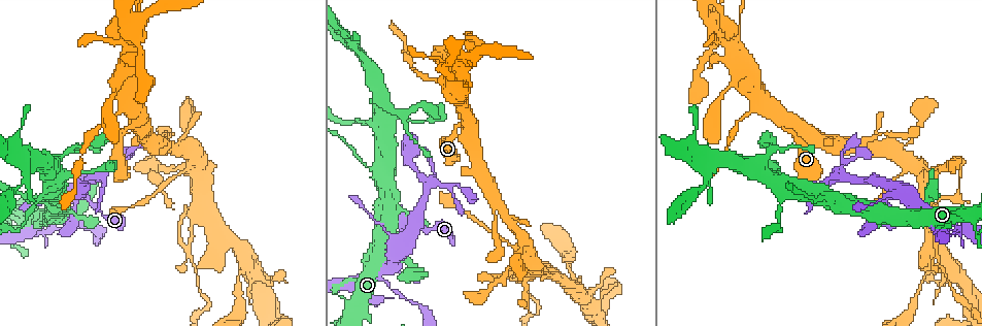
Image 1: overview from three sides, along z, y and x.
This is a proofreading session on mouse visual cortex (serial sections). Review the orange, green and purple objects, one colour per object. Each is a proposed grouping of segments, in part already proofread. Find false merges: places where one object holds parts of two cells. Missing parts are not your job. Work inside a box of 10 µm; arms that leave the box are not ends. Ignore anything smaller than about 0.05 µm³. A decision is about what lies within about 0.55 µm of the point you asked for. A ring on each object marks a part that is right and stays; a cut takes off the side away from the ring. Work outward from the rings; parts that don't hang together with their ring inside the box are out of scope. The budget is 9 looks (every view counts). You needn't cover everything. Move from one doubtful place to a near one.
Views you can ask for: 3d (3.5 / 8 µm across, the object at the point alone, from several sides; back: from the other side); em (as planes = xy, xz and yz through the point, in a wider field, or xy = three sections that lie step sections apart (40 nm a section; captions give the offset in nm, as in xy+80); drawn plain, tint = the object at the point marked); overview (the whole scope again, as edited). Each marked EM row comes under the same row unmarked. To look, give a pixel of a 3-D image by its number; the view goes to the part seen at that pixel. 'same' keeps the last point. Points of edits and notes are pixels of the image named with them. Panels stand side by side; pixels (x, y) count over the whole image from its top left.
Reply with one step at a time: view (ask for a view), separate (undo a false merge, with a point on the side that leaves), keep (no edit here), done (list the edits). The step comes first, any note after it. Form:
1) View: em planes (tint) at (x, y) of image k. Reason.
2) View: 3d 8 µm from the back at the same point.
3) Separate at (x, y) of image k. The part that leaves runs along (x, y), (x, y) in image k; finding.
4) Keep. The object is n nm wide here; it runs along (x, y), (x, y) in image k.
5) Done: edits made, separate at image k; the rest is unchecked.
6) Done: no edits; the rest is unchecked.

View: 3d 3.5 µm at (891, 190) of image 1. Thin neck.

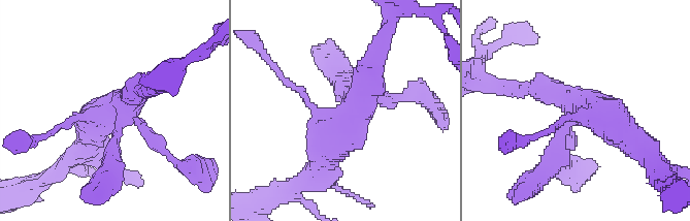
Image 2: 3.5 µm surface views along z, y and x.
Keep. It runs along (405, 95), (358, 107), (324, 156) in image 2; one cell here.

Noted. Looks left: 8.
View: 3d 3.5 µm at (933, 245) of image 1. A narrow waist.

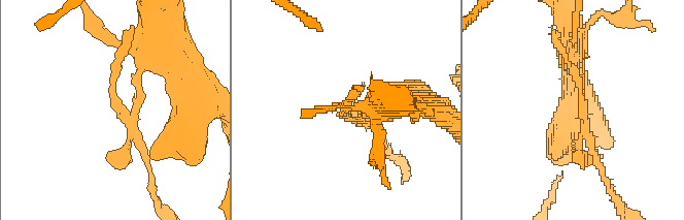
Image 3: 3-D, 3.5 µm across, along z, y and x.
View: em xy step 2 (tint) at (132, 109) of image 3.

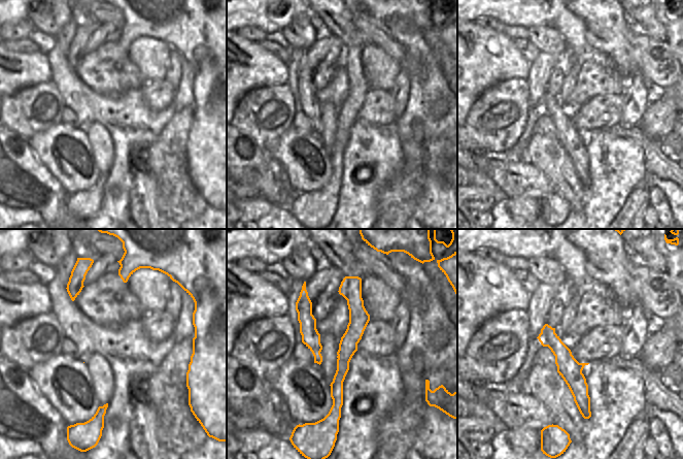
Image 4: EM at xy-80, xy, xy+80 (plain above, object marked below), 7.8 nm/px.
Separate at (599, 165) of image 3. A border runs along (571, 354), (570, 365), (581, 373) in image 4; two cells meet here.

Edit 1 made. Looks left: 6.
View: overview.

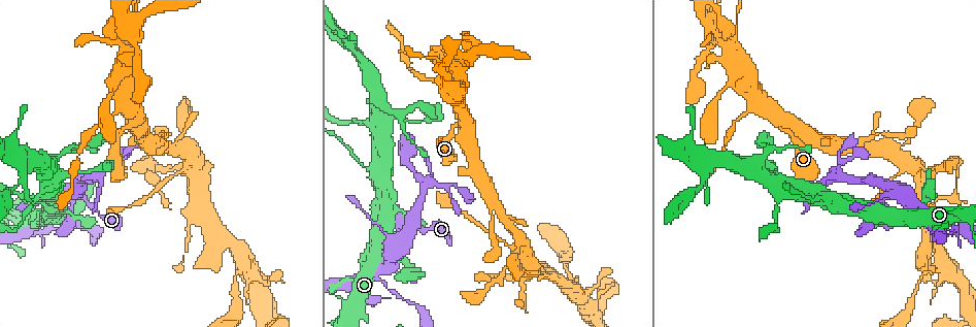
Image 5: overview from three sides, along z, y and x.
View: 3d 3.5 µm at (78, 171) of image 5. Thin neck.

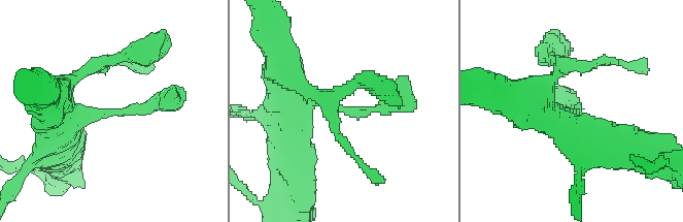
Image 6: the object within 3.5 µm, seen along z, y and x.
Keep. All the same cell.

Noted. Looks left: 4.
View: 3d 3.5 µm from the back at (433, 80) of image 5. A narrow waist.

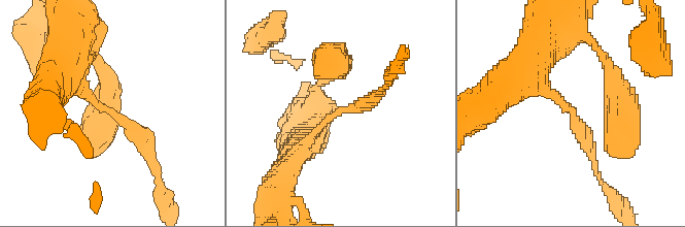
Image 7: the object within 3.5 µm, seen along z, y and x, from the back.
View: em xy step 3 (tint) at (106, 108) of image 7. The arms are 200, 250 nm wide.

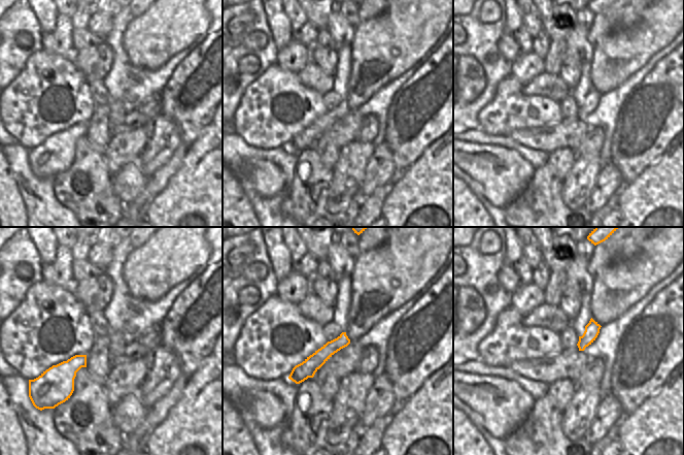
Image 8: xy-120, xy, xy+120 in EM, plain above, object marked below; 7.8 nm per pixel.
View: em planes (tint) at the same point. Another direction.

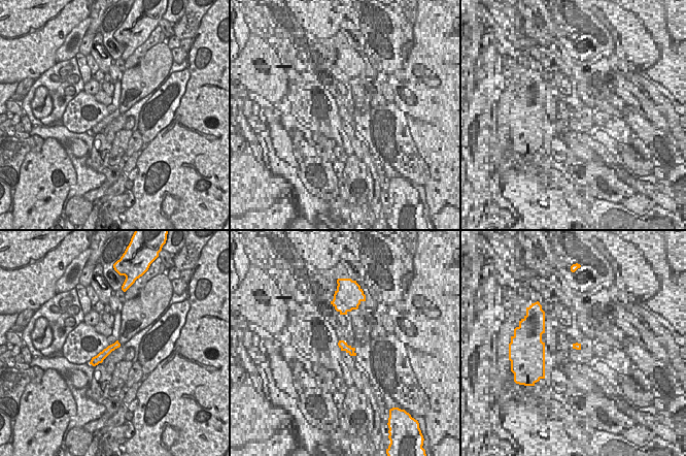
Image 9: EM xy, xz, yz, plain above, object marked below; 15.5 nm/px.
Keep. The object is 130 nm wide here; it runs along (117, 345), (110, 348), (93, 362) in image 9; continuous, no second cell.

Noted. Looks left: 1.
Done: edits made, separate at image 3; the rest is unchecked.

